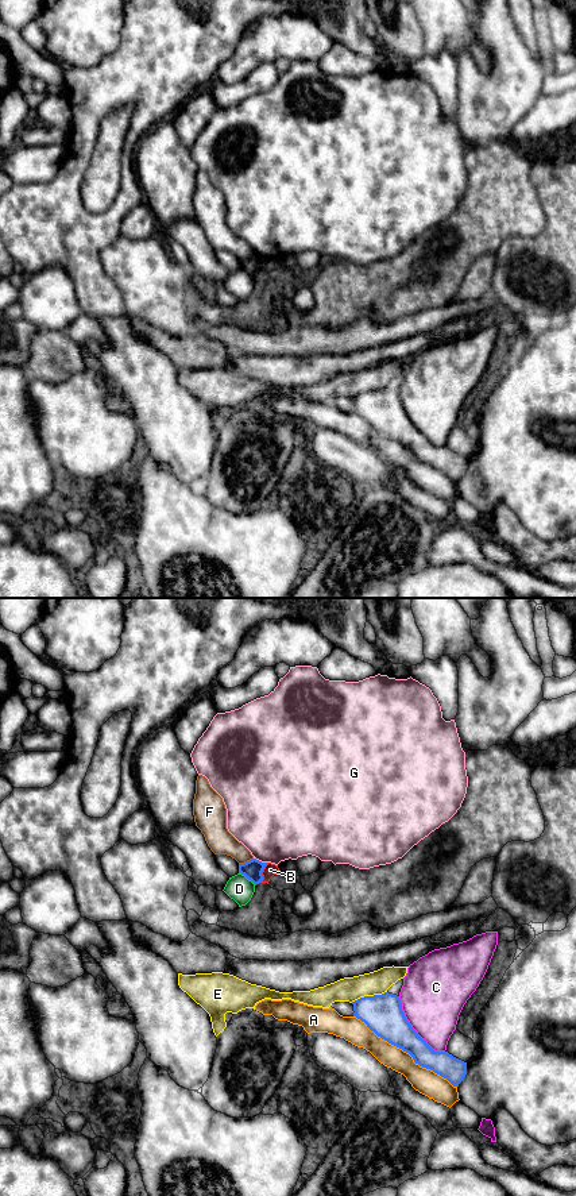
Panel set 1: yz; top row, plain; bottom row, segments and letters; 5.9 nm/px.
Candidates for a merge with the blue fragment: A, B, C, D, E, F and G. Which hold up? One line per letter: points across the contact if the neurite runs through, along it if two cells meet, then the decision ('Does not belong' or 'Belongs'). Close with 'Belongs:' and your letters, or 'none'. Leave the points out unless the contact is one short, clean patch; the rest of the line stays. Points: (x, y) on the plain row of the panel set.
A: Does not belong
B: Boundary: yz (267, 258), (261, 277). Does not belong
C: Does not belong
D: Does not belong
E: Does not belong
F: Does not belong
G: Boundary: yz (254, 253), (266, 258). Does not belong
Belongs: none

